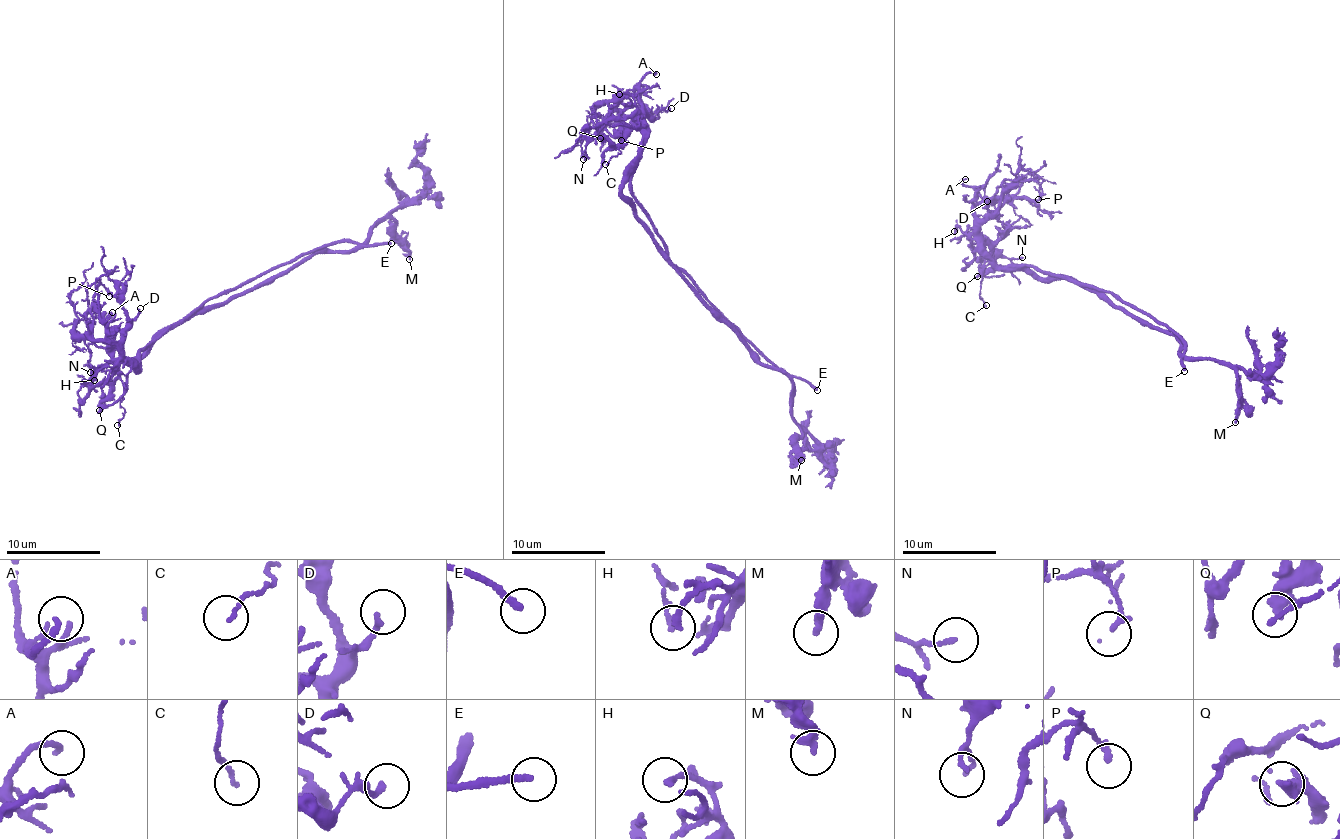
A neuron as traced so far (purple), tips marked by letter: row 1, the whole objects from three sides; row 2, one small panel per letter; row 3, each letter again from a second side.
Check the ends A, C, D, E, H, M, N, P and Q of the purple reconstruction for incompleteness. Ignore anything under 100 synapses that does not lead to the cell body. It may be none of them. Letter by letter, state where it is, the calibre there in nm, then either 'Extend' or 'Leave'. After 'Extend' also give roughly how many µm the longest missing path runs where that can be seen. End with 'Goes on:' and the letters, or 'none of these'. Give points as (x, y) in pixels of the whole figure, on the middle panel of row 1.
A: Place: (656, 74). Thickness 180 nm. Leave
C: Place: (605, 164). Thickness 120 nm. Leave
D: Place: (671, 108). Thickness 170 nm. Leave
E: Place: (817, 390). Thickness 220 nm. Extend. Missing length about 50 µm
H: Place: (619, 94). Thickness 200 nm. Leave
M: Place: (801, 460). Thickness 280 nm. Leave
N: Place: (583, 159). Thickness 120 nm. Leave
P: Place: (621, 140). Thickness 170 nm. Leave
Q: Place: (600, 138). Thickness 340 nm. Leave
Goes on: E

